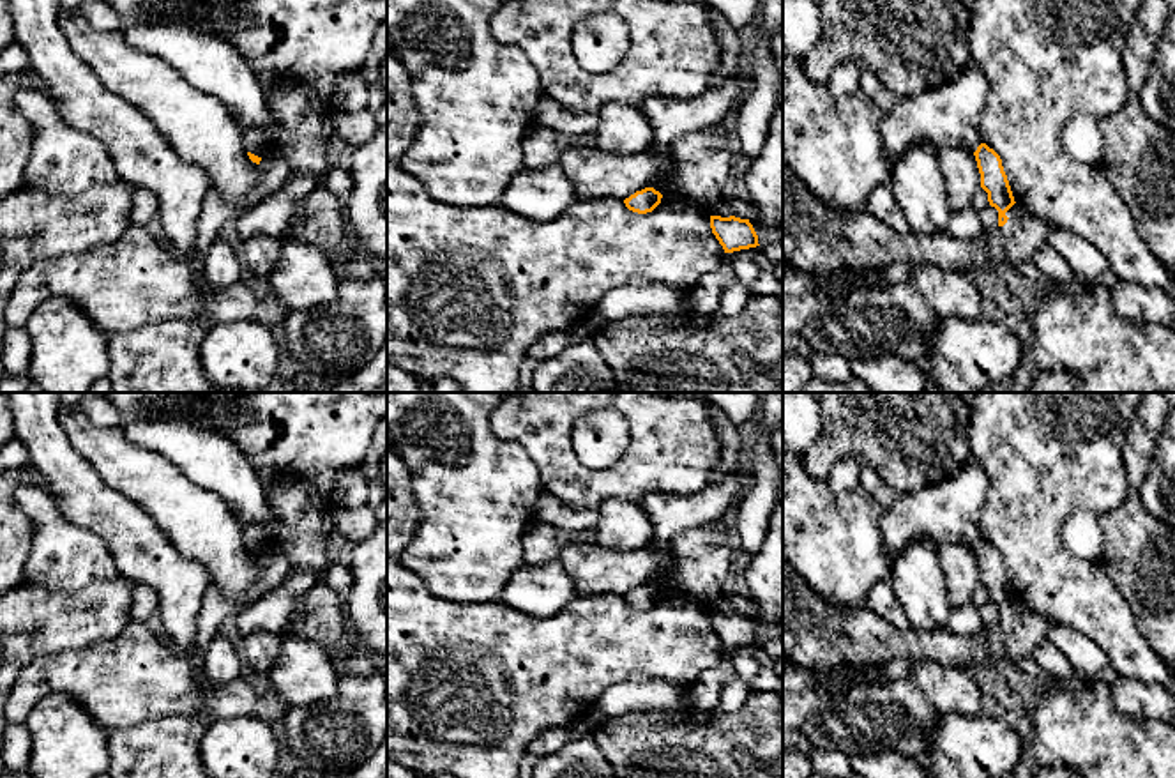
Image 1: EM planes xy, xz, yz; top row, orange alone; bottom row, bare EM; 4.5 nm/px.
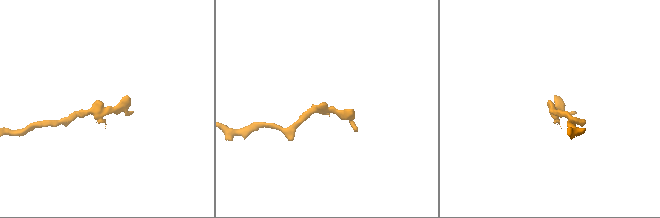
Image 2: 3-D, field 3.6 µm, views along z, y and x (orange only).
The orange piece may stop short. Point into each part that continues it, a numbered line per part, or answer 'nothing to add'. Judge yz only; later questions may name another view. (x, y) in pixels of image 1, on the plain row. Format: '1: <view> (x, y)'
1: yz (817, 635)

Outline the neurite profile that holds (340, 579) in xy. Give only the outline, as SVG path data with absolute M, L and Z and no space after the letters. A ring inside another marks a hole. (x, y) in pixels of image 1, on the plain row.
M330 562L330 566L327 569L325 582L339 596L346 596L352 587L352 582L353 582L353 575L350 571L350 566Z

